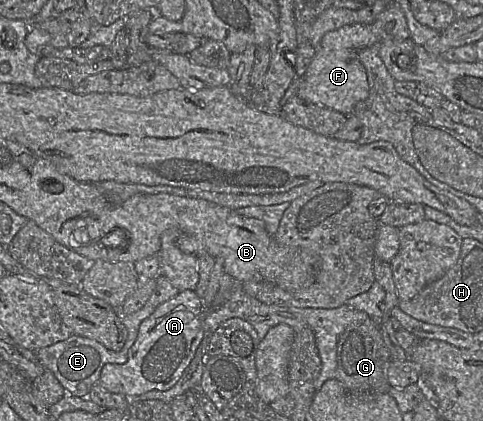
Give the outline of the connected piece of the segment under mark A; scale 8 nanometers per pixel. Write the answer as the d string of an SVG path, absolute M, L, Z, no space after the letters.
M183 290L158 305L138 328L138 335L124 364L108 363L101 370L98 384L105 390L129 399L151 390L172 388L192 361L203 338L205 311L194 290Z

